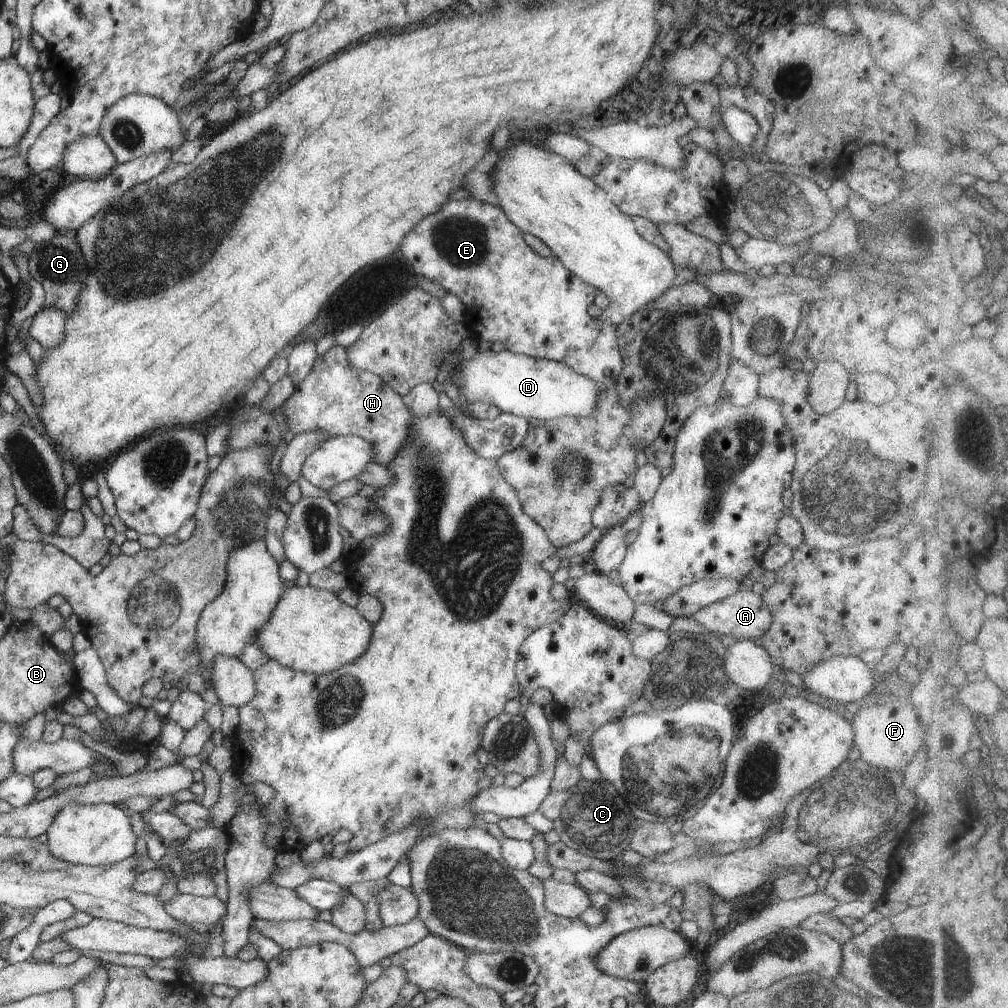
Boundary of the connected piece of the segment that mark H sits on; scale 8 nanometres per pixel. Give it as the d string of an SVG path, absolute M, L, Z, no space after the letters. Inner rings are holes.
M334 344L328 352L318 355L308 376L295 385L292 396L280 406L294 435L322 428L329 437L354 435L374 444L376 464L390 466L398 448L410 438L414 418L400 396L377 374L358 370L348 363L346 348Z

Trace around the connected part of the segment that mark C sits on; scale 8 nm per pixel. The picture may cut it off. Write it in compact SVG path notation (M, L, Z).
M602 777L596 781L580 779L564 792L550 792L542 800L538 811L550 820L567 847L605 861L616 859L630 849L634 832L642 823L632 814L620 792Z

